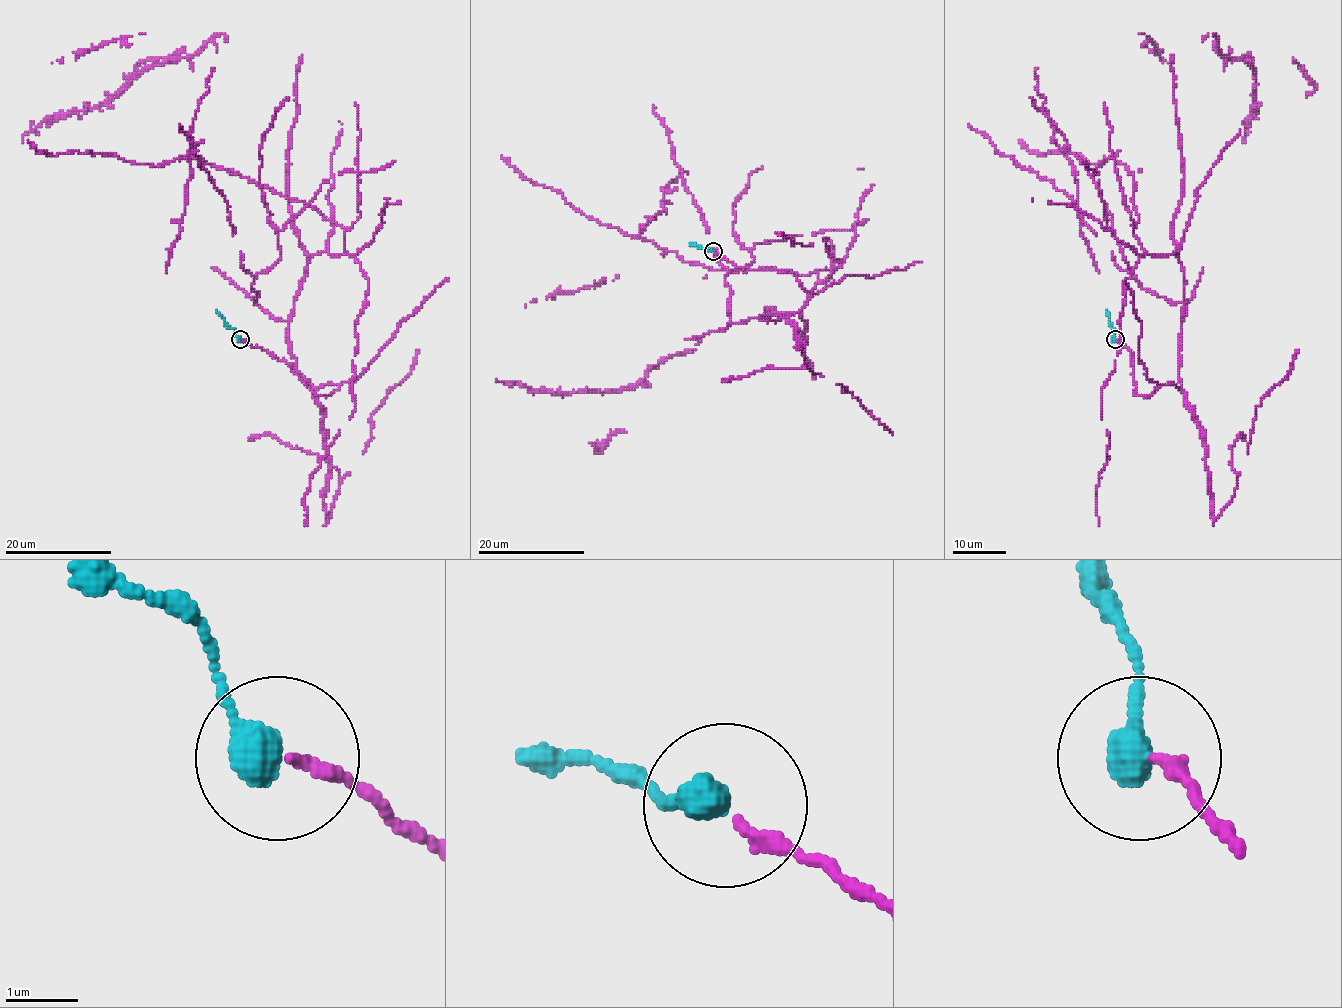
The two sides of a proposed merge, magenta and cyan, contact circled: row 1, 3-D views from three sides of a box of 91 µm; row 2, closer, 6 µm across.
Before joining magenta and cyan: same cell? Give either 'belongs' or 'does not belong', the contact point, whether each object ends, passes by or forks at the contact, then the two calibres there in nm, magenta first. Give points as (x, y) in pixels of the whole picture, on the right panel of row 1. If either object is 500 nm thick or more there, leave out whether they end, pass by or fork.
belongs | (1115, 339) | magenta ends | cyan ends | 180/460 nm

